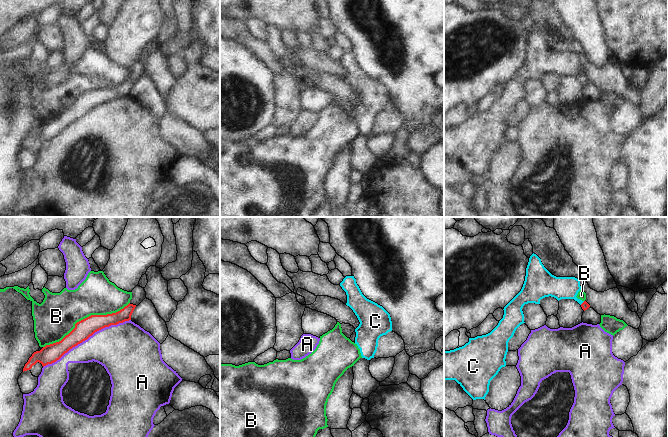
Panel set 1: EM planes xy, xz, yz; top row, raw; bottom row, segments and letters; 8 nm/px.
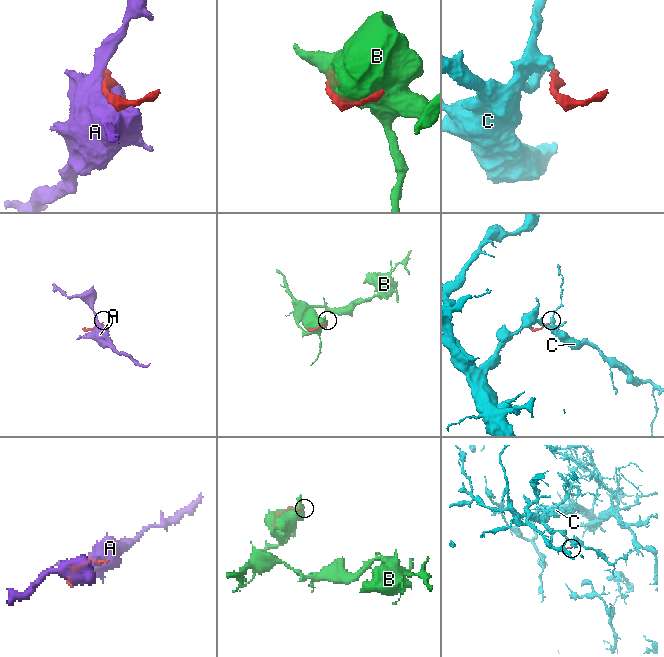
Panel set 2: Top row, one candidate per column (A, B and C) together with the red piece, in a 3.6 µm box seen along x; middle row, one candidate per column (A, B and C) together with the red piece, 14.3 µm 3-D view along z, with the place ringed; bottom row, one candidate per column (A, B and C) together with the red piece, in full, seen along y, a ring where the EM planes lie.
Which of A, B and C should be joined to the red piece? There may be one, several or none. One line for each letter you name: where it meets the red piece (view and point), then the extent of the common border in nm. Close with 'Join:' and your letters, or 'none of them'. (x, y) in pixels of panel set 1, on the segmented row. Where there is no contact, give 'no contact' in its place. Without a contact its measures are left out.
C: meets red in yz at (583, 302); contact 50 nm long
Join: C

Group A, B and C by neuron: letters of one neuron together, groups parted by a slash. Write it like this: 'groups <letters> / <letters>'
groups A / B / C

